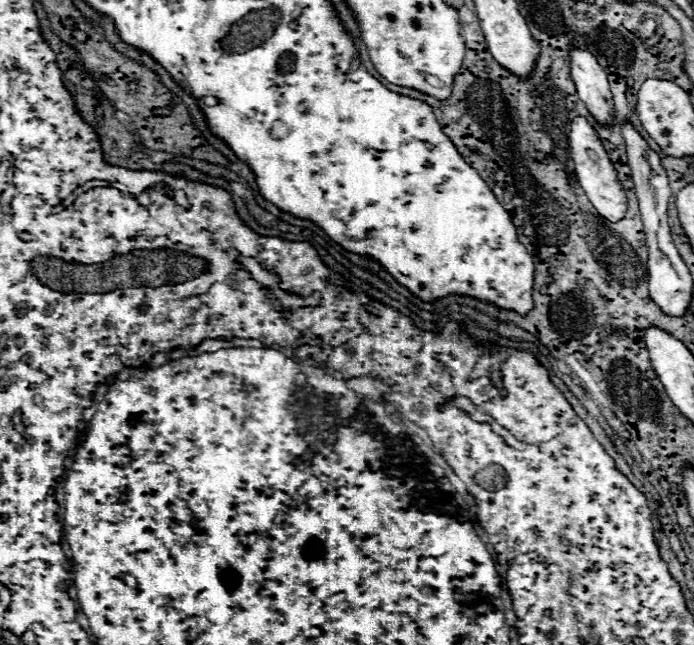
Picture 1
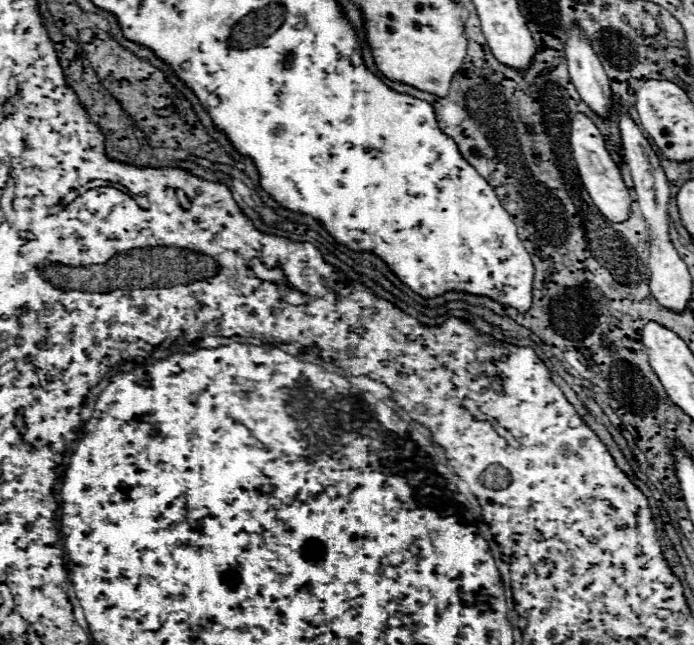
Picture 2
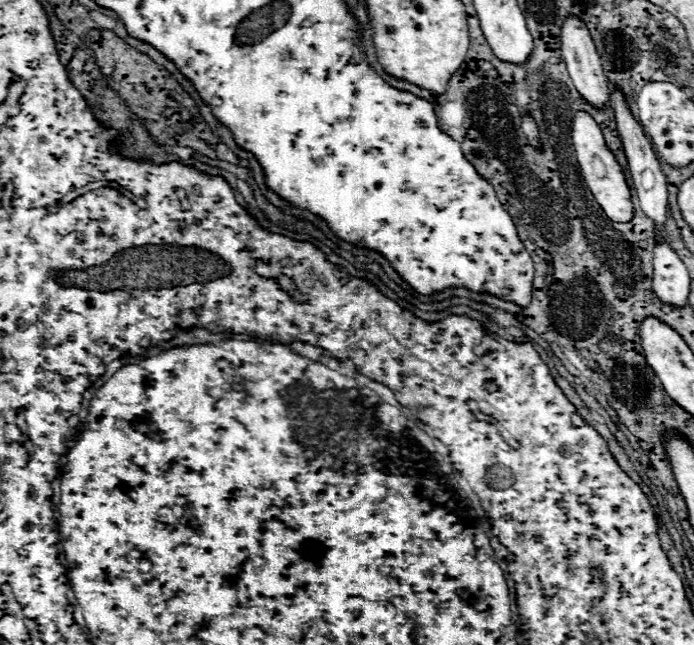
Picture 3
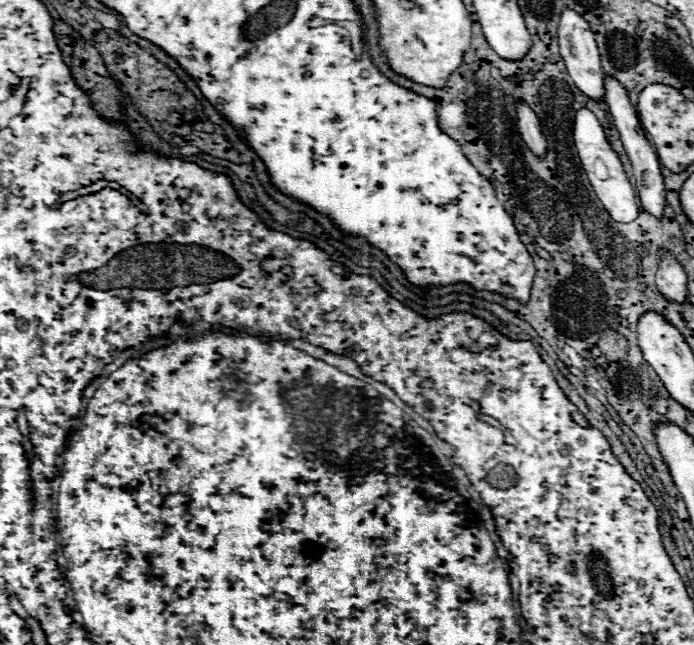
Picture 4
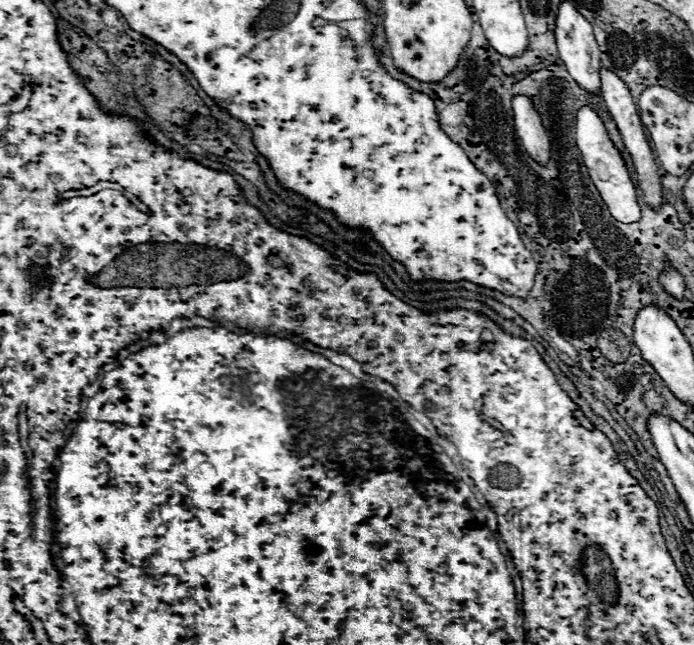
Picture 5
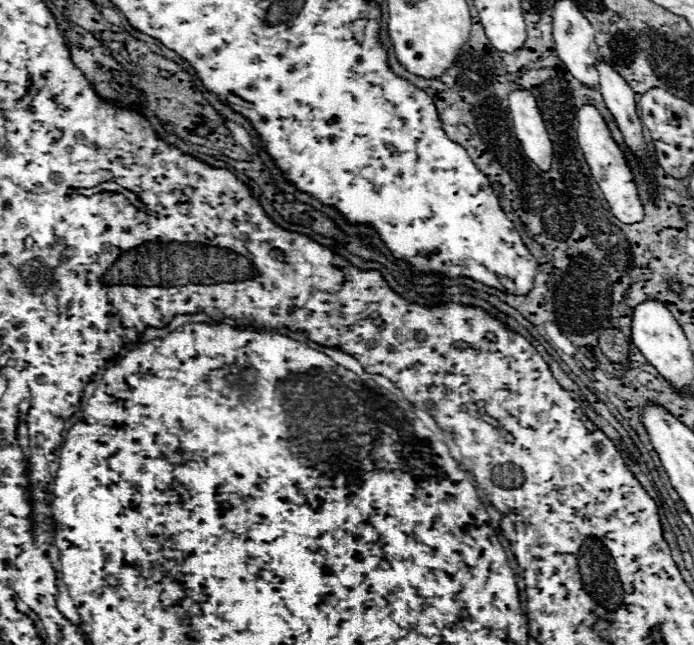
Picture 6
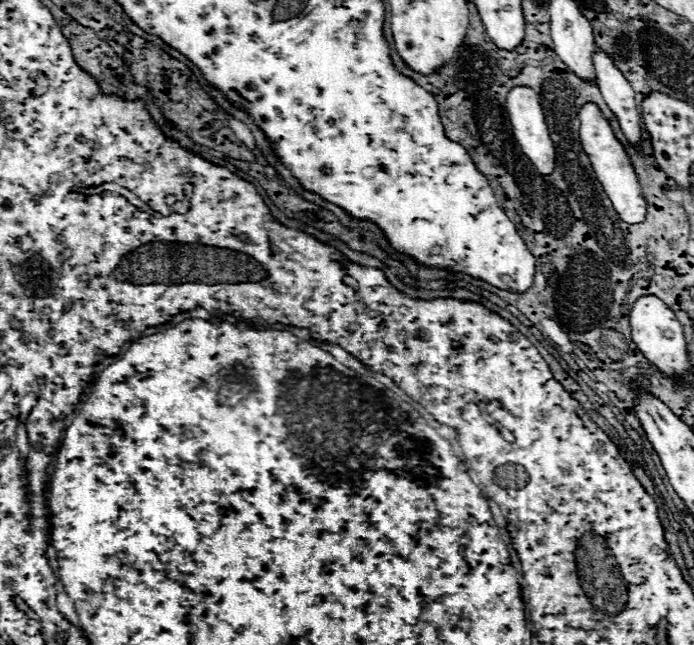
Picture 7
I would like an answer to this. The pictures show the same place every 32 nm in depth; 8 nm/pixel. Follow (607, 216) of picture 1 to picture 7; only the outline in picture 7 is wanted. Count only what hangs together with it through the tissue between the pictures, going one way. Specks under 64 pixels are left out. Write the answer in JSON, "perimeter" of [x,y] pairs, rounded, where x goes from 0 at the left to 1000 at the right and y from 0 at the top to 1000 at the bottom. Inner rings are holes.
{"perimeter":[[[847,158],[836,167],[833,183],[836,183],[833,208],[836,208],[836,217],[839,217],[839,229],[841,229],[847,248],[856,260],[859,279],[867,285],[873,304],[879,304],[879,313],[885,316],[885,329],[890,329],[890,338],[902,341],[905,347],[925,344],[931,338],[931,310],[925,307],[922,285],[919,285],[919,276],[914,270],[914,260],[908,254],[908,245],[899,236],[896,223],[885,214],[876,186],[867,180],[865,167],[853,158]]]}

